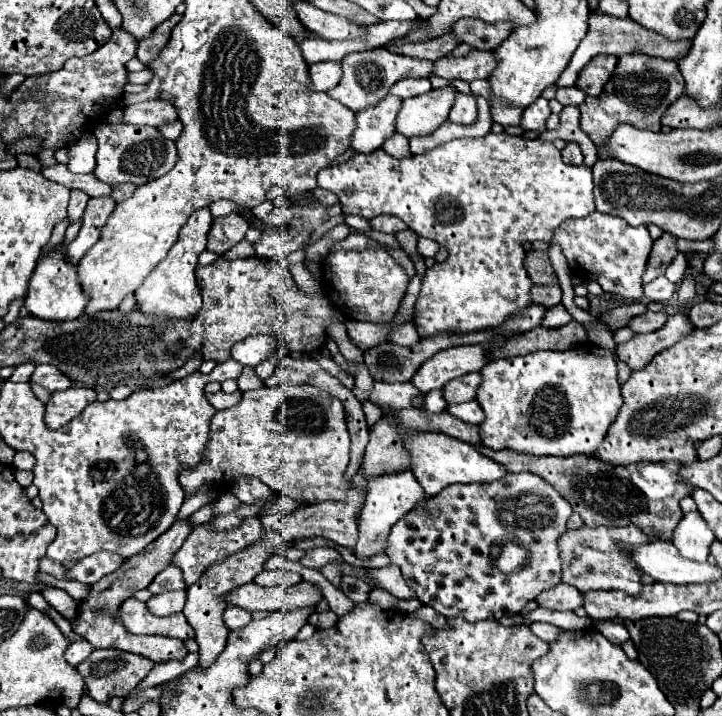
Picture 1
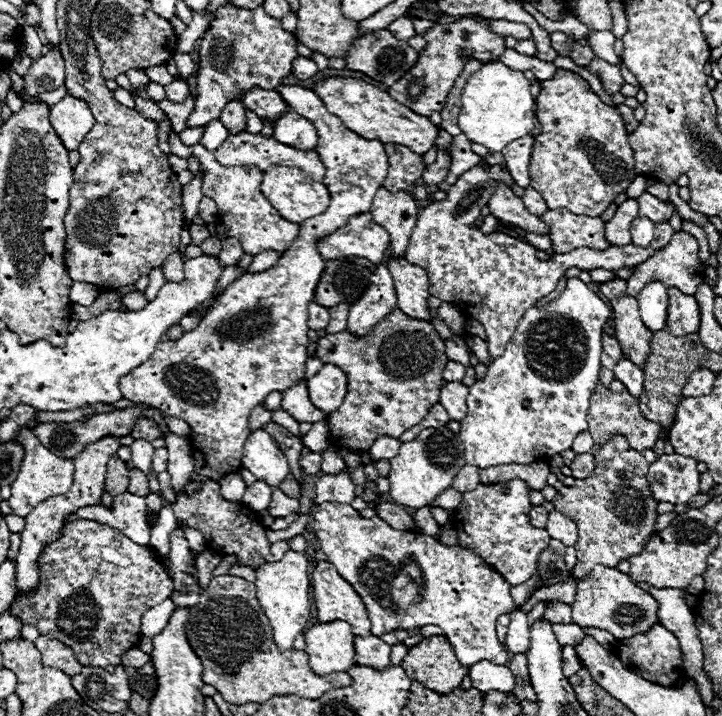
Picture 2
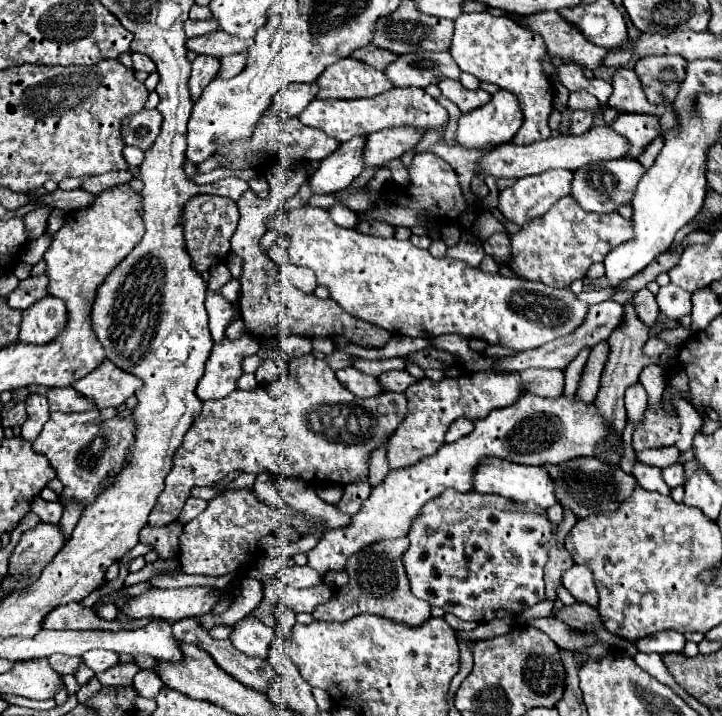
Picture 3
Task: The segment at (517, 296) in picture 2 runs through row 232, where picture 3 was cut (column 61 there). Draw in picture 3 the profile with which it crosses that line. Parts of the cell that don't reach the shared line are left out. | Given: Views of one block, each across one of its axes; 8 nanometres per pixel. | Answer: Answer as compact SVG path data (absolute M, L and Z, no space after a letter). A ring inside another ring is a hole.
M98 410L88 412L52 412L38 438L32 442L34 452L48 458L56 470L56 478L64 484L64 492L58 494L60 502L92 504L96 496L116 480L116 474L126 466L128 450L136 440L136 424L132 416L102 420ZM53 654L48 660L50 660L52 668L60 674L76 674L76 668L80 668L80 658L78 656Z

